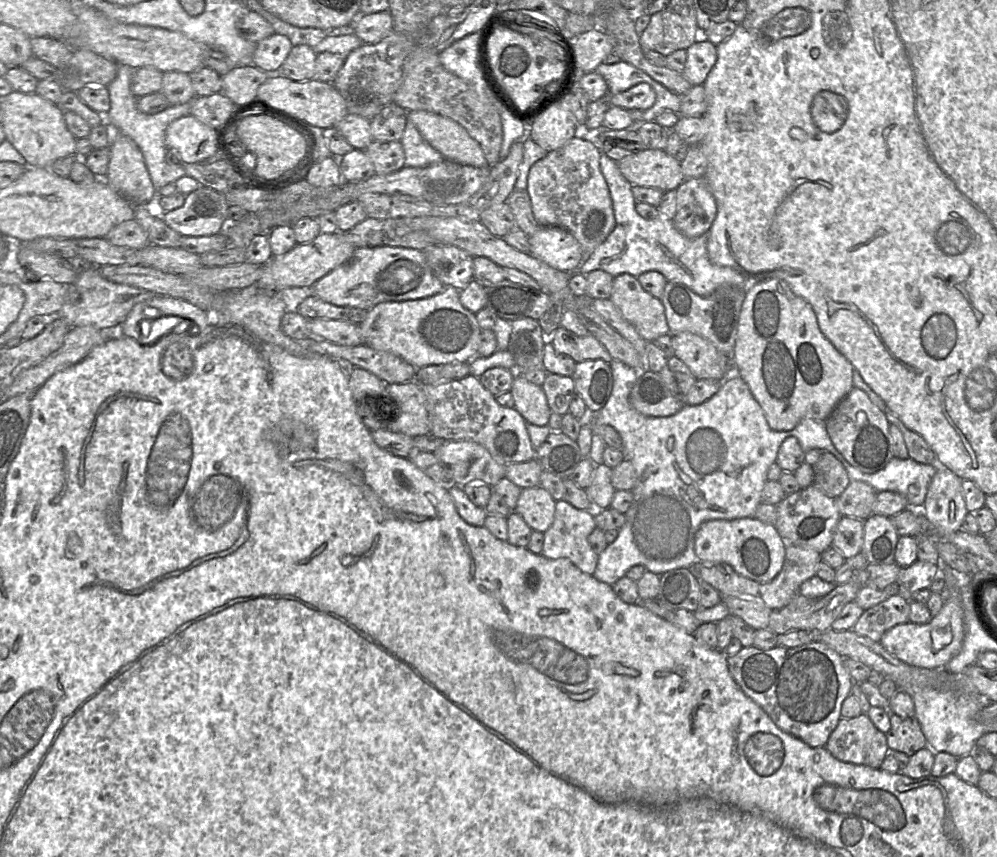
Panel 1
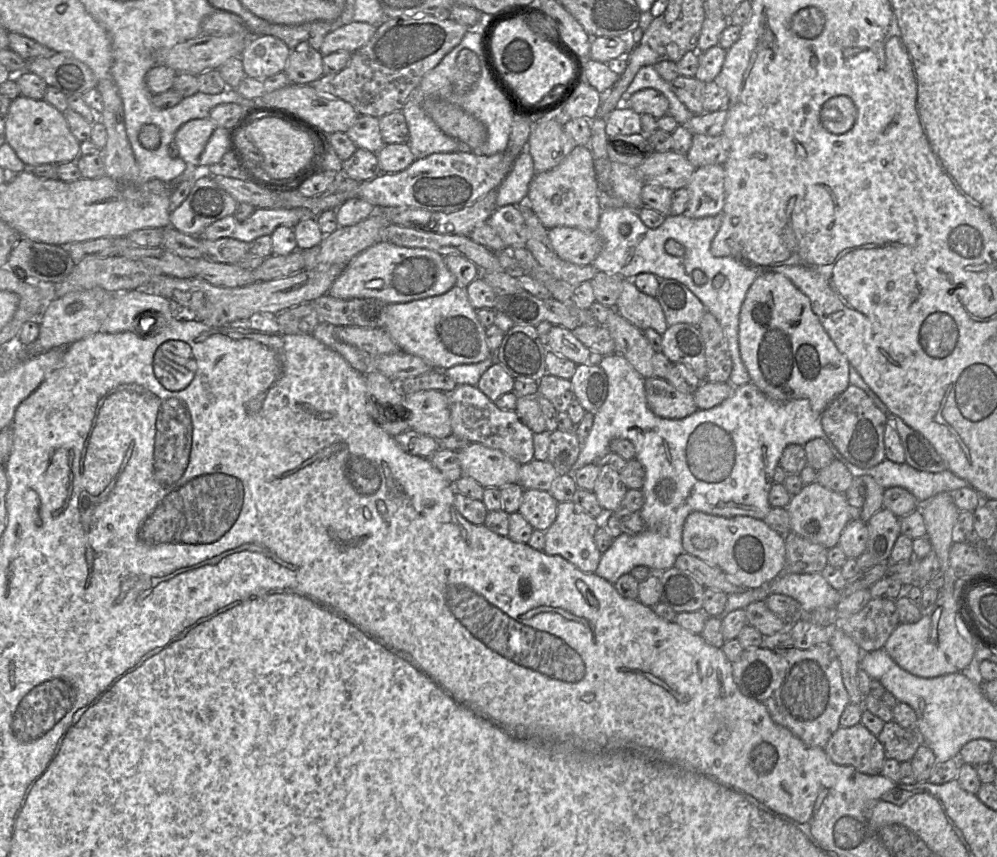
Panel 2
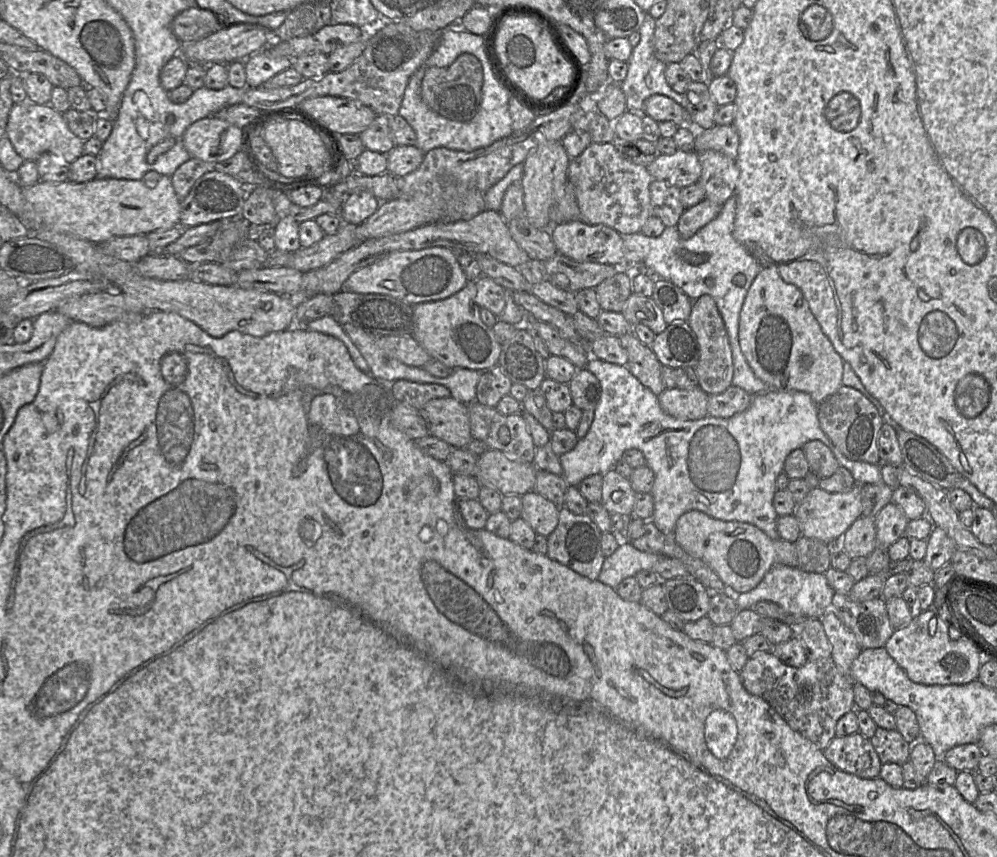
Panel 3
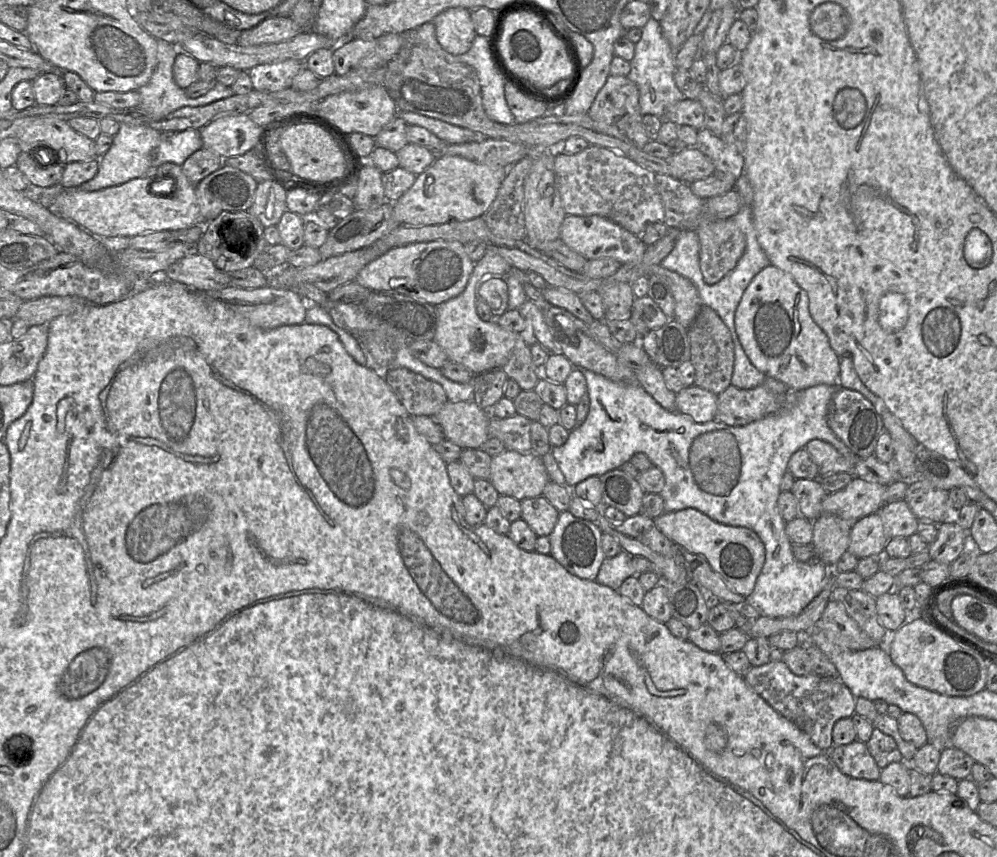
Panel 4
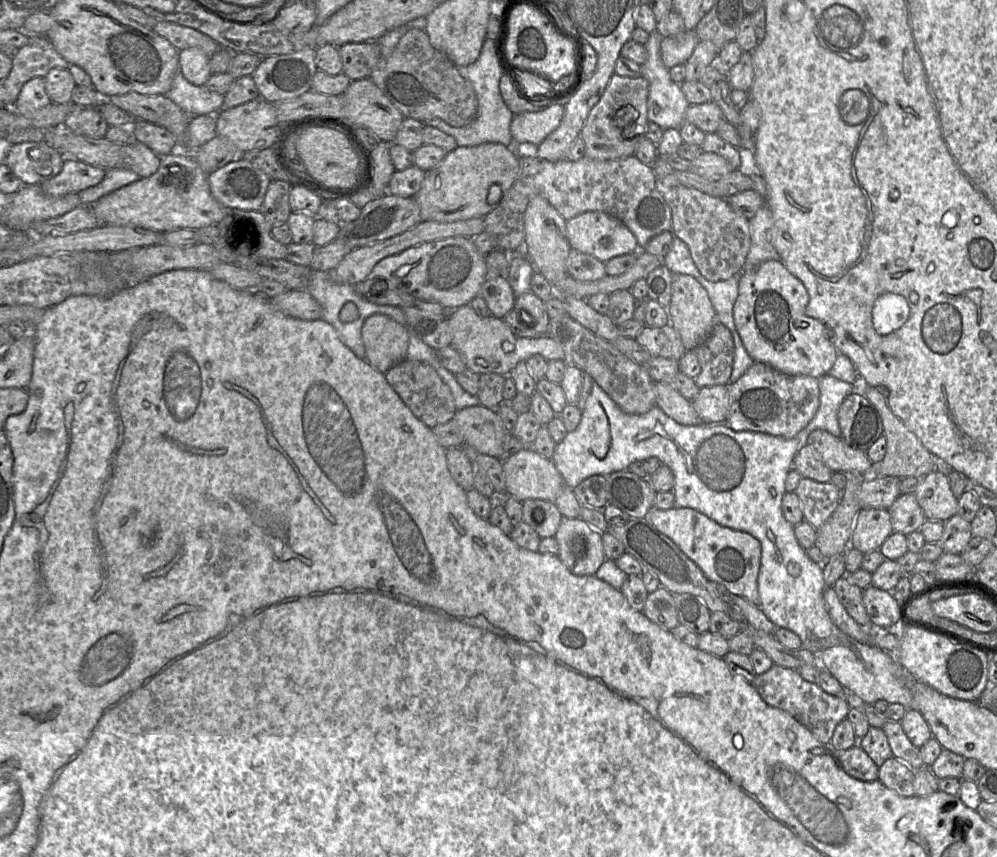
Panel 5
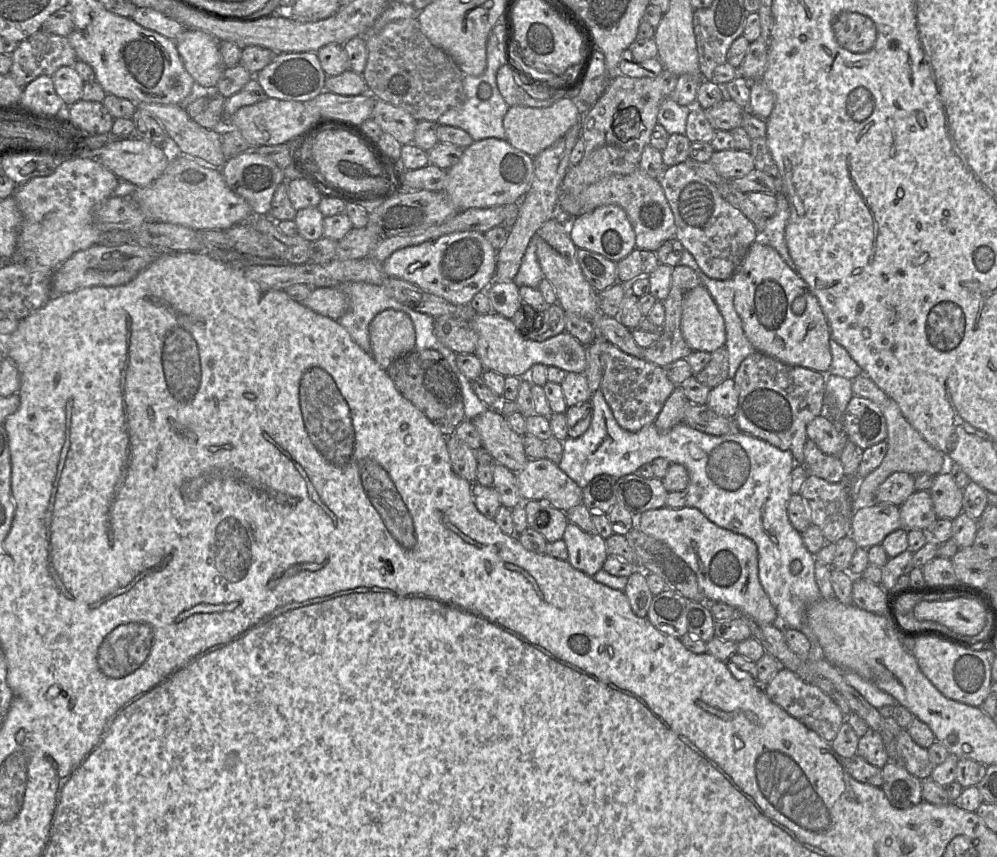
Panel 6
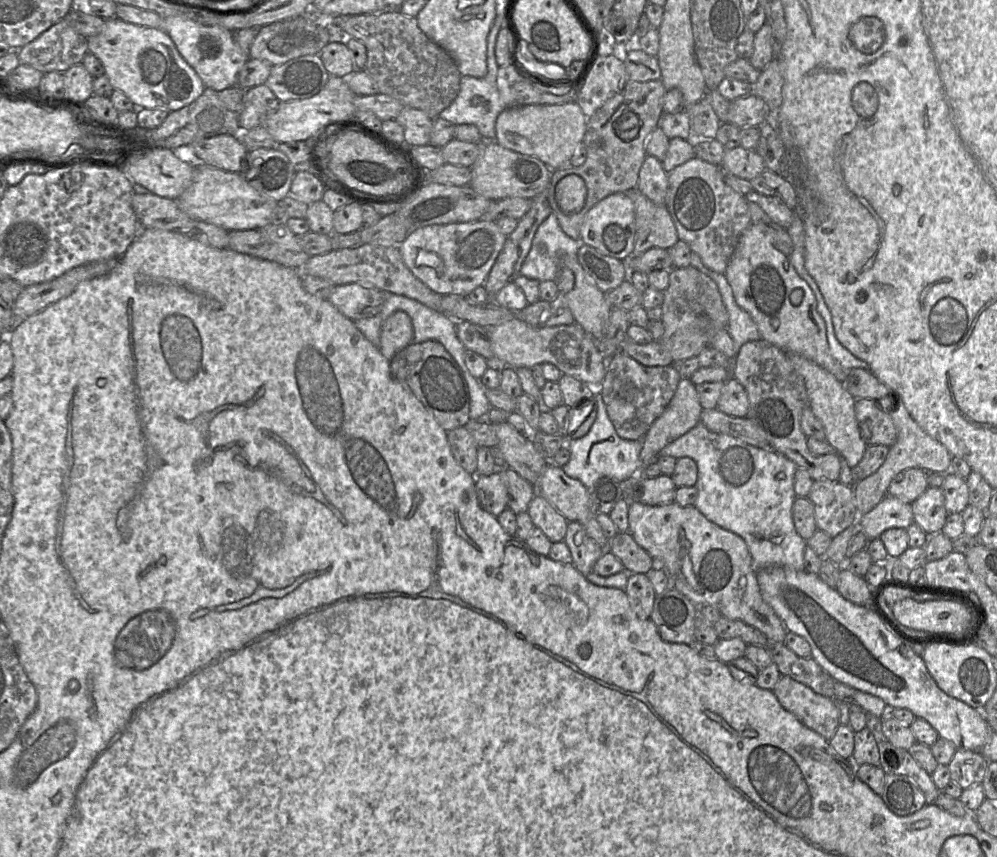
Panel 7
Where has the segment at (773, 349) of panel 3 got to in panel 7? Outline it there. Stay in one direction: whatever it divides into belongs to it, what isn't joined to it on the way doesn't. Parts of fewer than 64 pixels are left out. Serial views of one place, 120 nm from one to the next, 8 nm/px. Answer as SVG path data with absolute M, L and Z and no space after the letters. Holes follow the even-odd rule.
M750 224L743 231L724 275L732 288L736 303L751 316L758 328L761 339L787 353L807 358L832 373L842 383L845 382L848 371L830 353L826 325L817 311L816 299L810 286L797 274L789 257L773 245L771 237L759 226ZM795 289L802 289L804 292L803 300L797 306L794 306L790 301L790 295Z

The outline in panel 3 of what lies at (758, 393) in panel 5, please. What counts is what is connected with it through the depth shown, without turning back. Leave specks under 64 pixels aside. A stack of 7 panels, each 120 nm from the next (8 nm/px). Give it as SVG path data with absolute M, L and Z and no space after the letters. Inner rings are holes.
M731 385L723 393L709 395L708 415L717 418L729 418L746 410L754 395L740 387Z

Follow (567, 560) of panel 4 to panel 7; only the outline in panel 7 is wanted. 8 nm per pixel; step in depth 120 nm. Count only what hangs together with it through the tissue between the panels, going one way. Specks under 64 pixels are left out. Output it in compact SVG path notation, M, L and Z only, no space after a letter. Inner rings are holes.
M569 522L563 539L572 554L572 564L584 576L591 573L594 564L607 550L590 538L579 522Z

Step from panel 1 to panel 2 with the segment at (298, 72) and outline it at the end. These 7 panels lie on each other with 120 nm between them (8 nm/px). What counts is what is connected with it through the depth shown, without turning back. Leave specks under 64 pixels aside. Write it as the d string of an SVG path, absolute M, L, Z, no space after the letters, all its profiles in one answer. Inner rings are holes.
M300 44L291 50L284 70L290 83L309 84L324 75L322 57L319 50L308 44Z

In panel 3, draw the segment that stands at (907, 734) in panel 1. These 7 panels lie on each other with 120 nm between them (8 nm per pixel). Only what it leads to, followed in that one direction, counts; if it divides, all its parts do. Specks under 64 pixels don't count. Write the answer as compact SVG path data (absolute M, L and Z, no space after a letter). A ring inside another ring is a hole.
M877 727L870 739L882 764L908 762L912 745L908 743L898 730L887 730Z

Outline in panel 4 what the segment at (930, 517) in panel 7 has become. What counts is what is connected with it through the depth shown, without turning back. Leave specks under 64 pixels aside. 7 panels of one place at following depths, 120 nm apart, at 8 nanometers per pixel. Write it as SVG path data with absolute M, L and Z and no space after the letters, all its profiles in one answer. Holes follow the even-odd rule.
M905 500L884 504L876 513L880 515L885 534L889 539L909 538L917 533L919 519L913 514Z

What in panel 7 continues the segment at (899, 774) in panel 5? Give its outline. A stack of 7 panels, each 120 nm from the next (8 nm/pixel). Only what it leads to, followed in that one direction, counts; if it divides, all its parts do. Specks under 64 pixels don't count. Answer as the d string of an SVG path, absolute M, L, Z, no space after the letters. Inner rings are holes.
M886 774L881 798L898 816L911 815L926 805L921 789L907 776Z

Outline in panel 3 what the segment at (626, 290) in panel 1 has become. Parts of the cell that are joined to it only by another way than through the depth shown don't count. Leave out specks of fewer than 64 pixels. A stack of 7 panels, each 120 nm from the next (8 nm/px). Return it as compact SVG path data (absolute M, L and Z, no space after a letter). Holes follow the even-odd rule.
M632 292L621 313L632 326L643 324L649 327L655 335L664 331L668 326L662 310L651 296L641 296Z

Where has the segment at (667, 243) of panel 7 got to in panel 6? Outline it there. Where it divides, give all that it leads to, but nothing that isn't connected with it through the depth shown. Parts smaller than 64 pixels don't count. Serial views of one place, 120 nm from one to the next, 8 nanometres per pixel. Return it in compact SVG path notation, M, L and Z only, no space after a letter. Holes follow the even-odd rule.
M637 168L627 175L612 175L589 185L579 194L563 194L558 198L558 212L565 217L578 217L600 206L617 205L624 209L635 232L635 248L656 252L667 240L674 238L674 215L659 181Z

